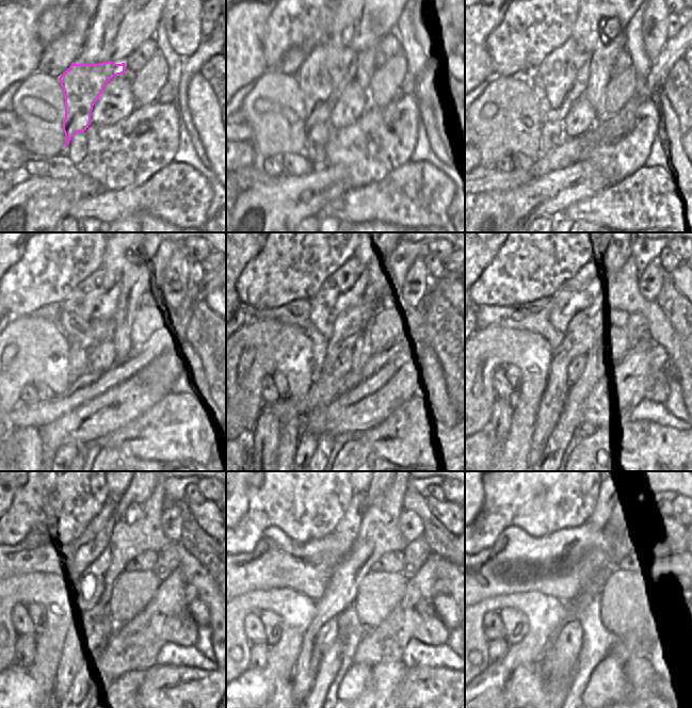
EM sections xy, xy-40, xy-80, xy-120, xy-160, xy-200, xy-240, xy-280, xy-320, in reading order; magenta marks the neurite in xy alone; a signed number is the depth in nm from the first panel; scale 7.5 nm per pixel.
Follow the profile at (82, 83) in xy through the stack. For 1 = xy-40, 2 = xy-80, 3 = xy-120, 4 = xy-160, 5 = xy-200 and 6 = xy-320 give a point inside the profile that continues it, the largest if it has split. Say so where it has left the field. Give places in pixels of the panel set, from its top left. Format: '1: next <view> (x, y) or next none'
1: next xy-40 (326, 71)
2: next xy-80 (560, 80)
3: next xy-120 (85, 314)
4: next xy-160 (344, 288)
5: next xy-200 (577, 293)
6: next xy-320 (605, 493)

